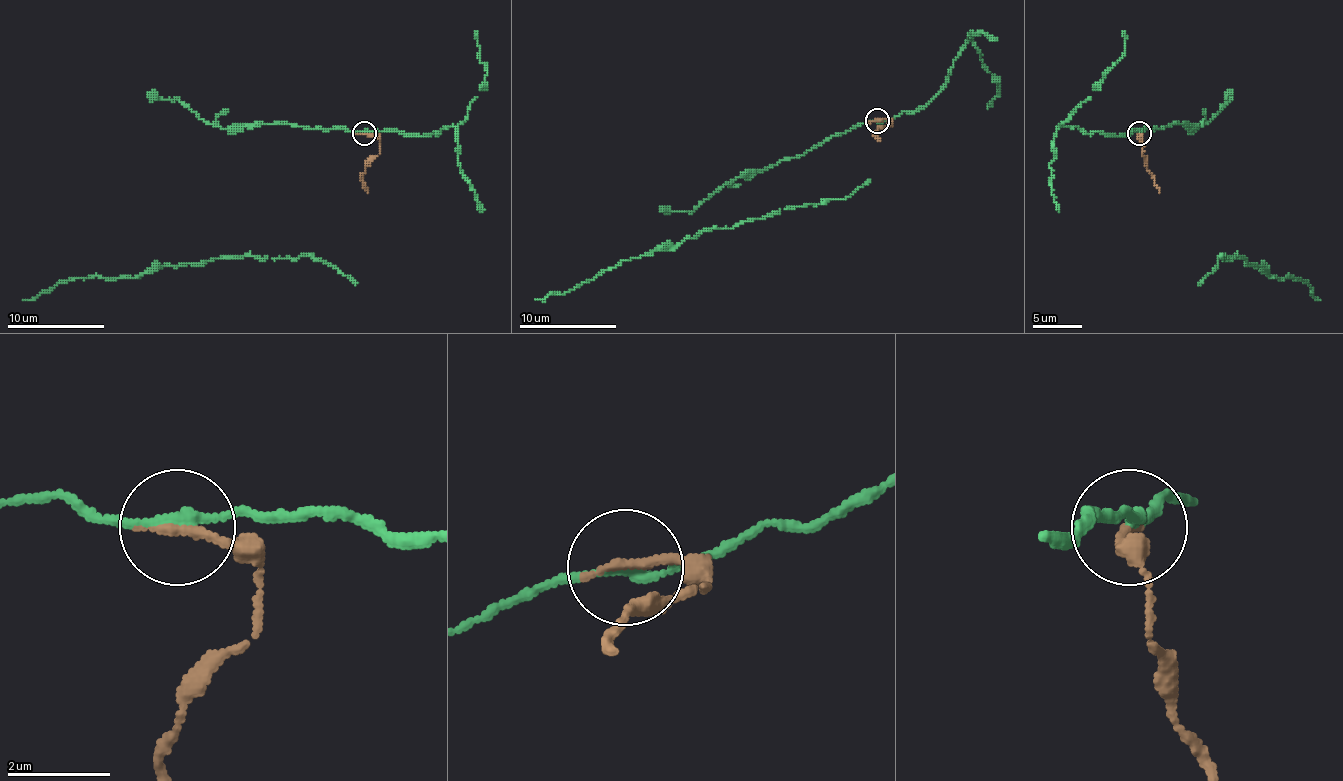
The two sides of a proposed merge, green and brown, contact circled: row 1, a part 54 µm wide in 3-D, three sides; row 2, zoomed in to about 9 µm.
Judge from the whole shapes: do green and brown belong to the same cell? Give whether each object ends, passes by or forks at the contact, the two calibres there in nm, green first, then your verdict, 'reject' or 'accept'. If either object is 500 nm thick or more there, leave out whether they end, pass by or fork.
green passes by; brown ends there; 180 nm thick on the green side, 220 nm on the other; reject

